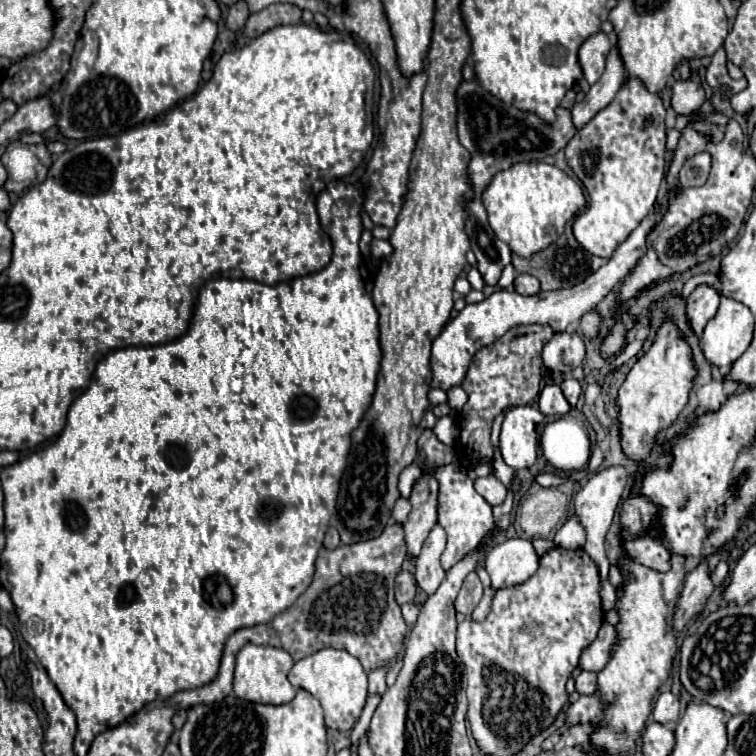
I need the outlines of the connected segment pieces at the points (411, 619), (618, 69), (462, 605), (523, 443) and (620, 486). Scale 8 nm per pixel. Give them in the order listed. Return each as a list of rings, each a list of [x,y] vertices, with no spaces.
[[[404,604],[402,606],[402,616],[404,616],[404,620],[406,620],[406,624],[408,624],[408,628],[412,628],[414,624],[416,624],[416,618],[418,618],[418,614],[420,614],[420,610],[418,610],[418,606],[416,604]]]
[[[612,48],[612,52],[606,58],[606,70],[600,76],[600,80],[590,88],[586,98],[580,104],[574,104],[572,108],[574,126],[582,128],[592,116],[596,116],[602,108],[606,108],[614,100],[624,80],[626,80],[626,68],[620,58],[620,50]]]
[[[470,572],[458,592],[458,598],[456,598],[456,612],[468,616],[474,612],[474,608],[478,606],[482,598],[482,584],[476,576],[476,572]]]
[[[516,406],[506,412],[500,430],[500,454],[514,468],[530,468],[538,454],[536,426],[544,422],[544,414],[536,406]]]
[[[608,466],[608,468],[600,470],[598,474],[594,474],[588,480],[588,484],[582,486],[580,492],[574,498],[576,516],[580,518],[582,526],[586,528],[584,552],[596,562],[602,580],[608,580],[608,570],[610,570],[610,562],[606,558],[606,548],[604,548],[604,538],[606,538],[606,532],[608,532],[610,524],[612,524],[614,512],[618,508],[618,502],[620,502],[620,496],[624,492],[626,484],[628,484],[628,470],[624,466]]]

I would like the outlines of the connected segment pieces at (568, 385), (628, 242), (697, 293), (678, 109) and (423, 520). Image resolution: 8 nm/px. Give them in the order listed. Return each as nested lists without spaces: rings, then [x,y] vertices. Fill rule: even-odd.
[[[568,378],[568,380],[564,380],[560,386],[562,386],[562,392],[564,392],[566,400],[568,400],[572,406],[576,406],[578,396],[580,396],[580,390],[576,388],[576,380],[574,380],[574,378]]]
[[[650,212],[644,218],[644,222],[616,248],[616,252],[612,254],[608,264],[604,264],[600,270],[596,270],[584,282],[580,282],[572,288],[554,290],[554,292],[538,292],[534,296],[522,296],[516,292],[498,290],[478,304],[468,304],[462,312],[458,312],[456,318],[452,318],[446,324],[446,328],[440,332],[440,336],[432,342],[432,356],[430,356],[432,382],[430,382],[430,386],[440,388],[442,380],[448,380],[448,388],[462,384],[472,356],[480,348],[490,346],[496,338],[504,336],[508,332],[508,328],[512,328],[512,326],[550,324],[554,328],[554,332],[564,332],[568,328],[568,324],[578,322],[586,312],[594,310],[596,304],[622,282],[622,278],[628,274],[628,270],[646,252],[646,236],[654,226],[656,226],[656,214]]]
[[[698,286],[686,300],[686,320],[696,336],[702,336],[708,320],[716,316],[720,294],[710,286]]]
[[[692,74],[690,80],[676,82],[672,86],[672,108],[678,116],[690,116],[700,110],[704,102],[704,88],[698,74]]]
[[[424,472],[424,476],[414,484],[410,504],[412,512],[408,516],[408,522],[404,524],[404,534],[406,534],[406,548],[408,556],[416,558],[422,550],[422,544],[430,530],[434,528],[438,520],[438,482],[432,476],[432,472]]]

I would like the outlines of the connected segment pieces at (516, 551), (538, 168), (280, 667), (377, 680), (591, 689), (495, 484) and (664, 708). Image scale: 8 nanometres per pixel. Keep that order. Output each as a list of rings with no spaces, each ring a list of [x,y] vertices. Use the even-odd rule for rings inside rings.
[[[522,538],[504,540],[504,542],[494,544],[486,552],[486,572],[490,574],[492,588],[496,588],[496,590],[526,582],[536,572],[536,568],[538,568],[538,554],[536,554],[536,550],[534,550],[530,540],[522,540]]]
[[[516,162],[508,170],[496,172],[482,194],[482,202],[496,236],[520,256],[532,256],[556,242],[566,222],[586,204],[582,188],[566,172],[544,162]]]
[[[246,644],[236,654],[234,670],[234,692],[238,698],[256,702],[256,704],[286,704],[296,696],[296,688],[288,682],[288,672],[294,666],[294,660],[288,652],[274,646],[256,646]]]
[[[388,666],[376,668],[376,670],[372,670],[372,672],[368,674],[368,682],[370,682],[368,692],[370,692],[370,694],[372,694],[372,692],[384,694],[384,690],[386,690],[386,674],[388,674]]]
[[[582,672],[576,678],[576,690],[580,694],[594,694],[596,692],[596,678],[598,678],[598,672]]]
[[[494,474],[476,478],[474,488],[490,506],[500,506],[506,500],[506,486]]]
[[[662,692],[656,698],[656,704],[652,708],[652,718],[660,724],[678,722],[680,720],[680,700],[672,692]]]

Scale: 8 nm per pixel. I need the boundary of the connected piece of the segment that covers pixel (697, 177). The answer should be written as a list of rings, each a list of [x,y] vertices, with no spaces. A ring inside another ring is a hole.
[[[700,152],[694,158],[686,160],[682,170],[680,170],[680,184],[682,184],[682,188],[702,186],[708,180],[710,166],[712,166],[712,158],[710,158],[708,152]]]

